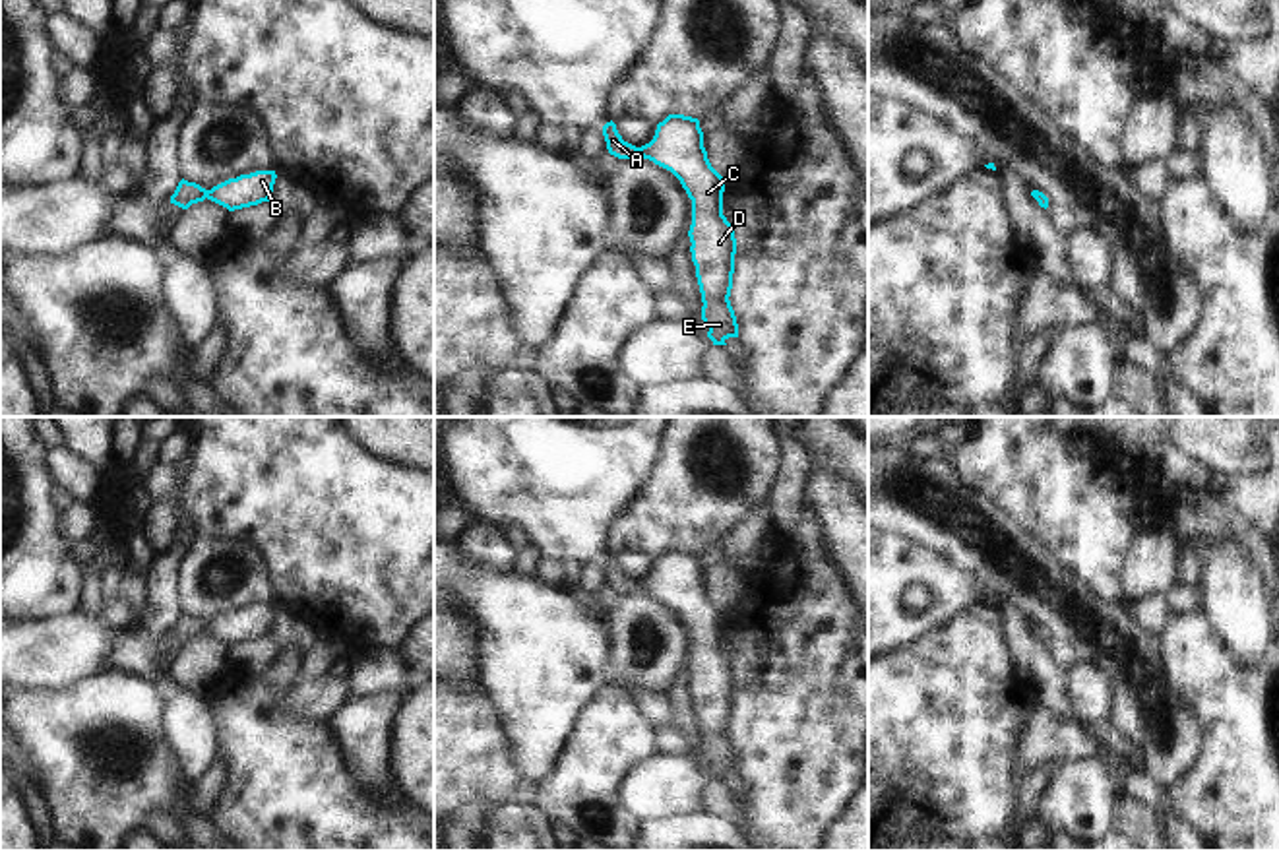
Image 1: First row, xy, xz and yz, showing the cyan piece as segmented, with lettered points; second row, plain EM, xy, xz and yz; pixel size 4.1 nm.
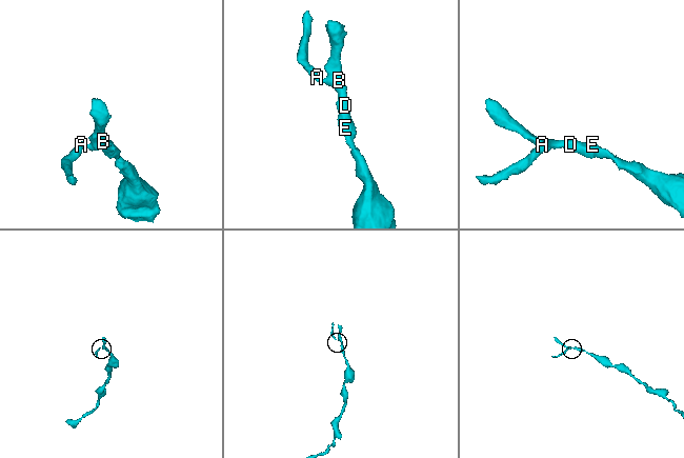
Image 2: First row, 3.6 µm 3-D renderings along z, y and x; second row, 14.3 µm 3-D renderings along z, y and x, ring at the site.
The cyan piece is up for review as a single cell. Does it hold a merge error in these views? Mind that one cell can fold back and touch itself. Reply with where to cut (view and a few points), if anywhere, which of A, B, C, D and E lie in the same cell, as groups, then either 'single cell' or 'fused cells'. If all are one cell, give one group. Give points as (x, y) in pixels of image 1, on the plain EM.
no cut | A B C D E | single cell

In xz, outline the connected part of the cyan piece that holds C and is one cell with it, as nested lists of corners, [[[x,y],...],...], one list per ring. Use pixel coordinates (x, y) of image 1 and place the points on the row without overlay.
[[[669,549],[657,558],[653,574],[641,582],[624,576],[612,554],[603,560],[603,570],[610,589],[618,593],[643,591],[653,595],[655,599],[671,605],[692,634],[692,659],[688,671],[692,677],[690,686],[703,737],[702,754],[709,762],[707,772],[713,779],[727,779],[725,775],[729,772],[738,772],[736,750],[729,735],[733,723],[736,673],[733,657],[729,657],[723,649],[723,626],[727,613],[723,613],[707,593],[700,554],[684,549]]]

